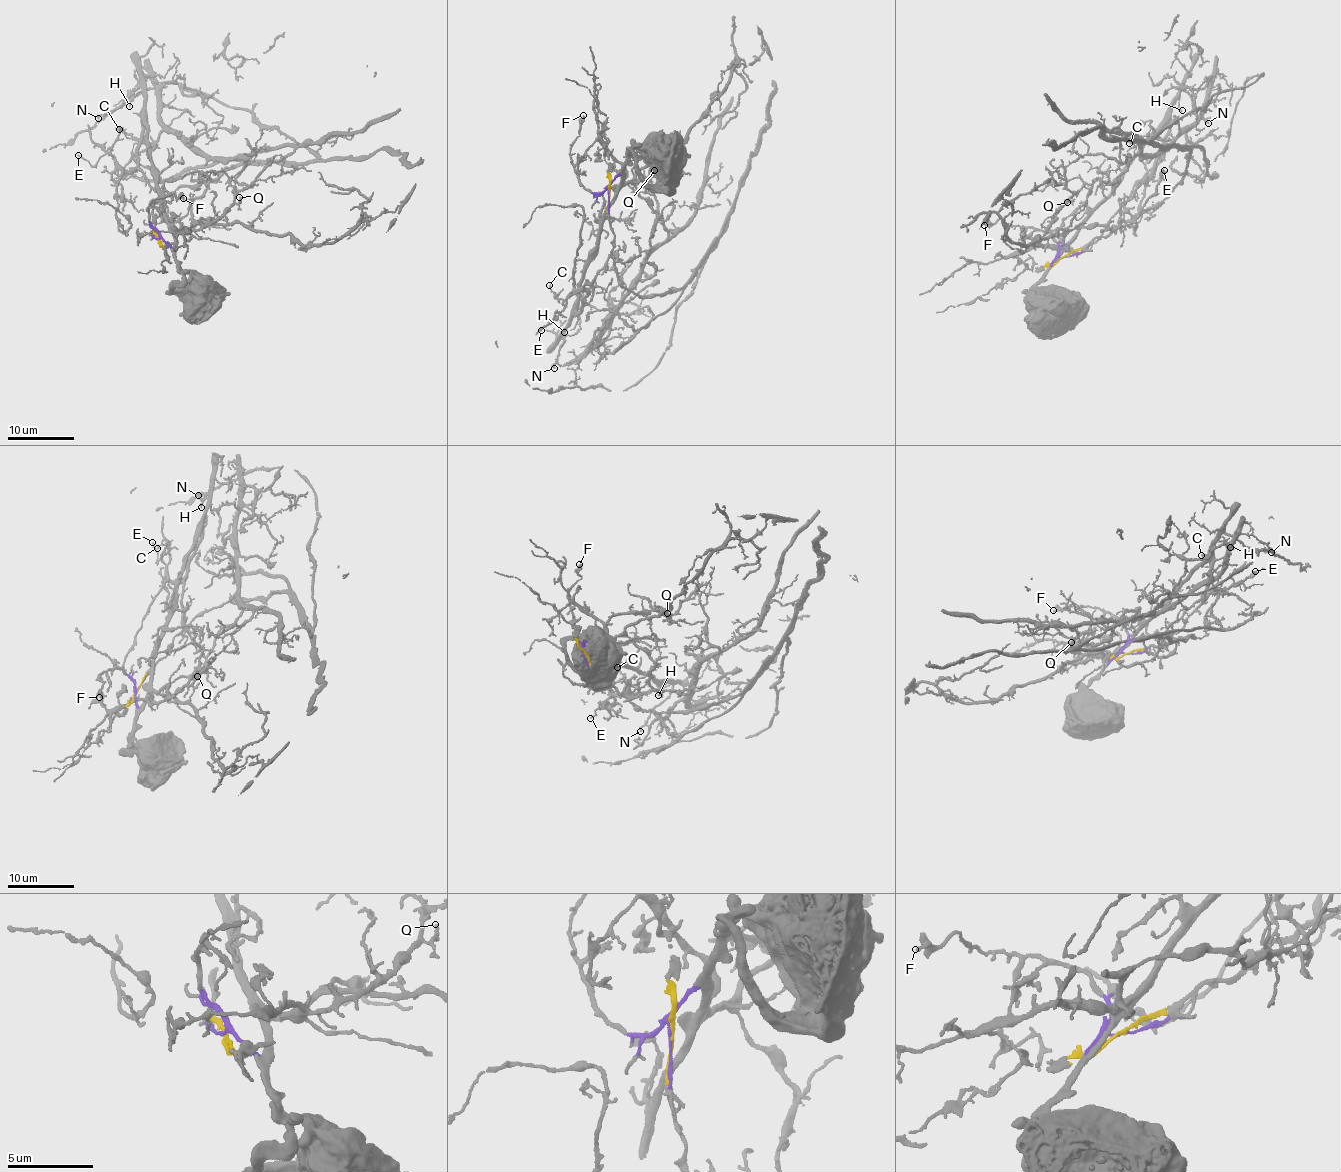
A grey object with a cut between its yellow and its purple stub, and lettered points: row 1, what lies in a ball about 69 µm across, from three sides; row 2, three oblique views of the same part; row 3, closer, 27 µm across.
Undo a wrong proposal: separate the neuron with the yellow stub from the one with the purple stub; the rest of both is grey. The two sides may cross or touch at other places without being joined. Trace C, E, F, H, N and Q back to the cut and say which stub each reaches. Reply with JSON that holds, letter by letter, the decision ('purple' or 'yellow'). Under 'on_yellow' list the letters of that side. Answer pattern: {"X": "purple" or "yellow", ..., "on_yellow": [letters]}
{"C": "purple", "E": "purple", "F": "purple", "H": "purple", "N": "purple", "Q": "purple", "on_yellow": []}

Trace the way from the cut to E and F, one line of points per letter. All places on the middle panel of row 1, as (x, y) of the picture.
E: (609, 192), (620, 175), (583, 265), (575, 309), (581, 311), (583, 290), (540, 330)
F: (609, 192), (607, 189), (594, 194), (582, 186), (580, 173), (571, 162), (570, 145), (579, 135), (583, 115)

